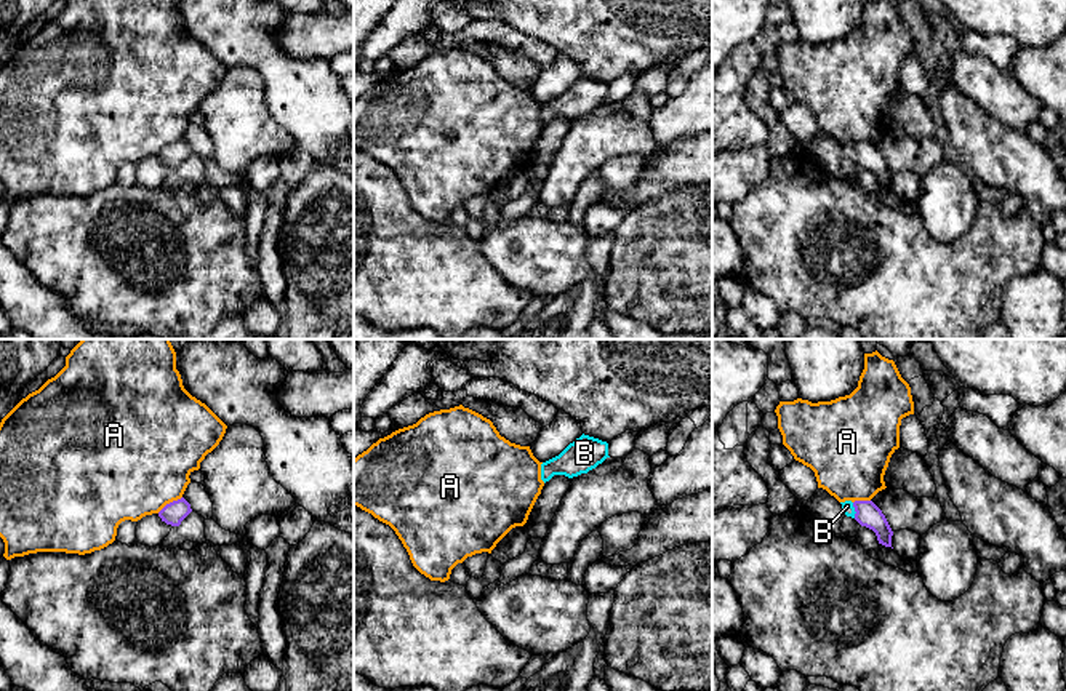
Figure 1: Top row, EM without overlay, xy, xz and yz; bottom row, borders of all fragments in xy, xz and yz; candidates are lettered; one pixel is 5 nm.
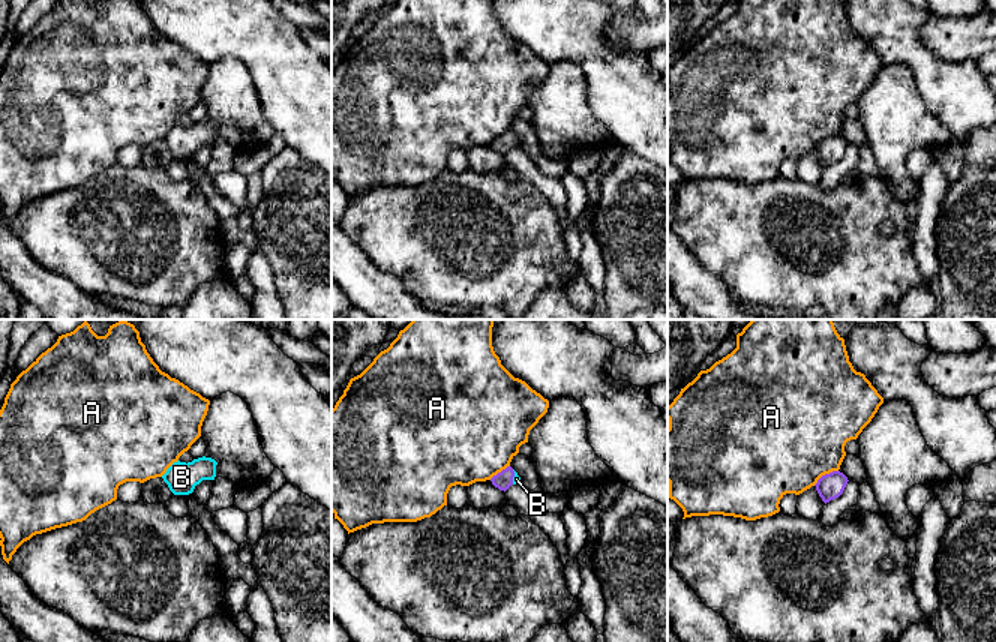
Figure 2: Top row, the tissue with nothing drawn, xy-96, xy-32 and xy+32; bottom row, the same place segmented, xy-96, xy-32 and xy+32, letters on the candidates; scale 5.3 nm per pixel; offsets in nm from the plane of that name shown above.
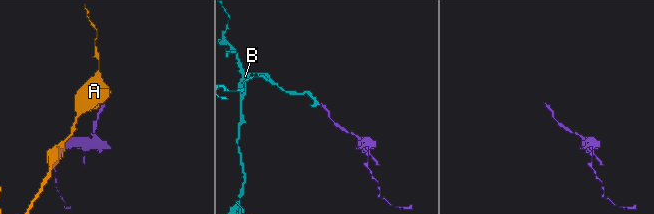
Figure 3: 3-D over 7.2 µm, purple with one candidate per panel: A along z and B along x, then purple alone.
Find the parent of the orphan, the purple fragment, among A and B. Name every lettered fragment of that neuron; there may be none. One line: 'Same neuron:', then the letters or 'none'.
Same neuron: B

